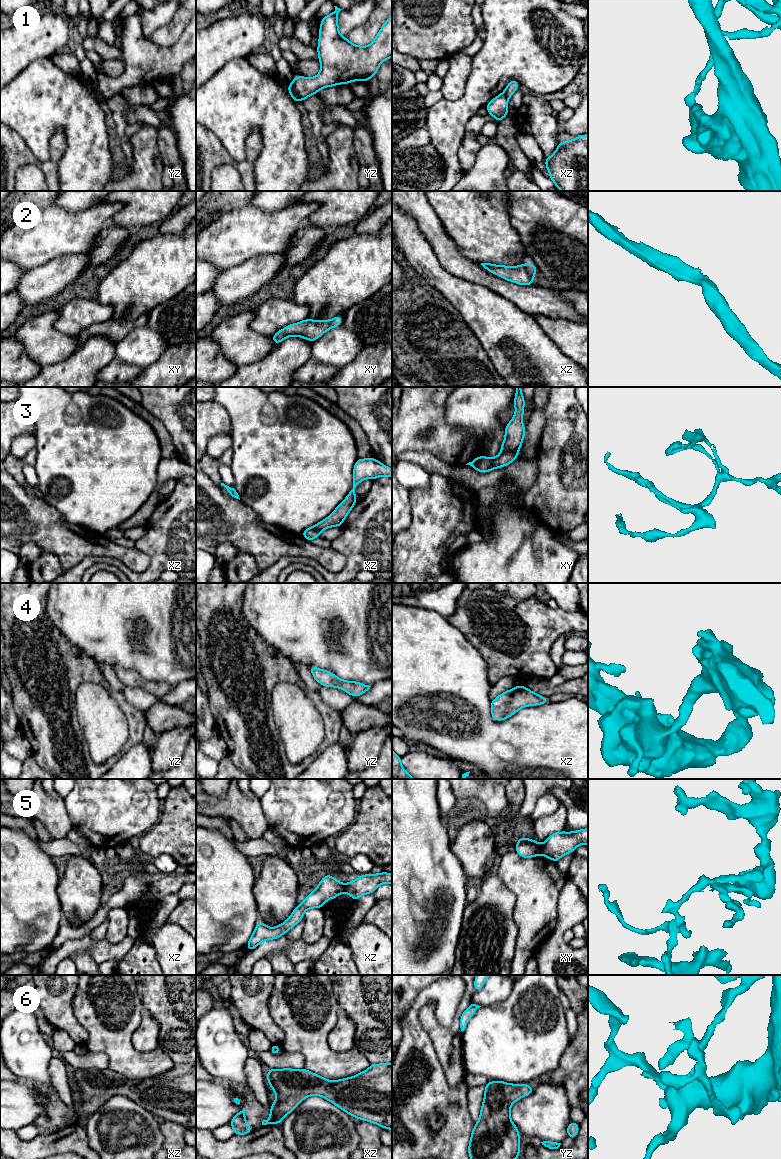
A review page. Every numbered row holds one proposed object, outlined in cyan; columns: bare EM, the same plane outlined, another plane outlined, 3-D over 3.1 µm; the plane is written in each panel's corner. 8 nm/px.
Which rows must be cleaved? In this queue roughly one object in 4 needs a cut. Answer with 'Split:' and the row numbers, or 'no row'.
Split: 1, 3, 5

